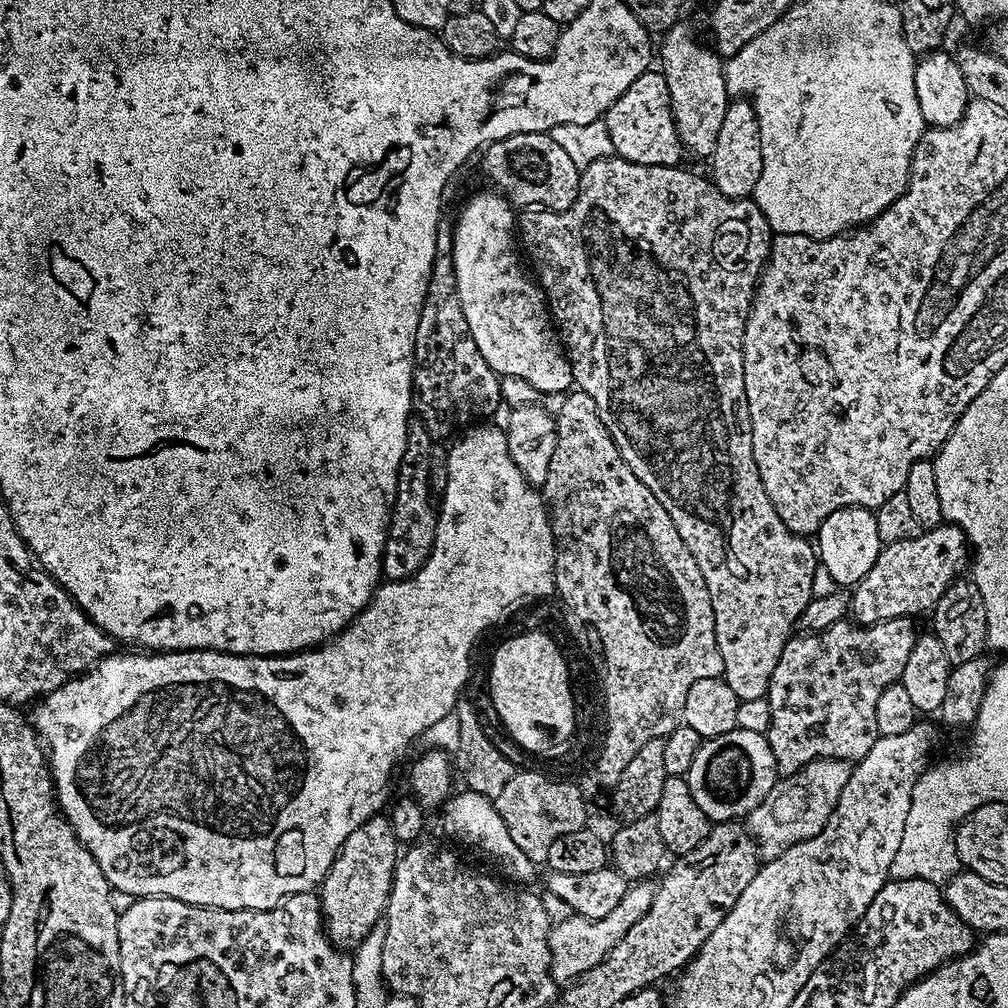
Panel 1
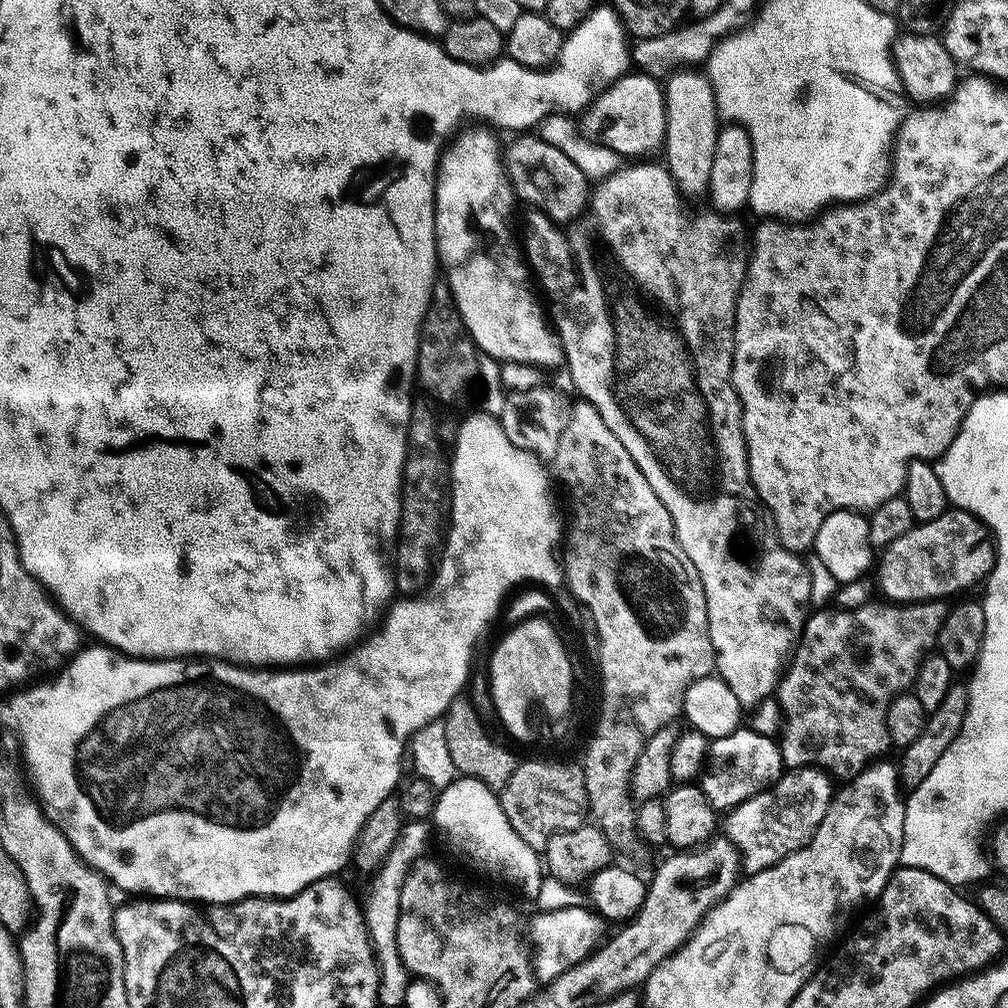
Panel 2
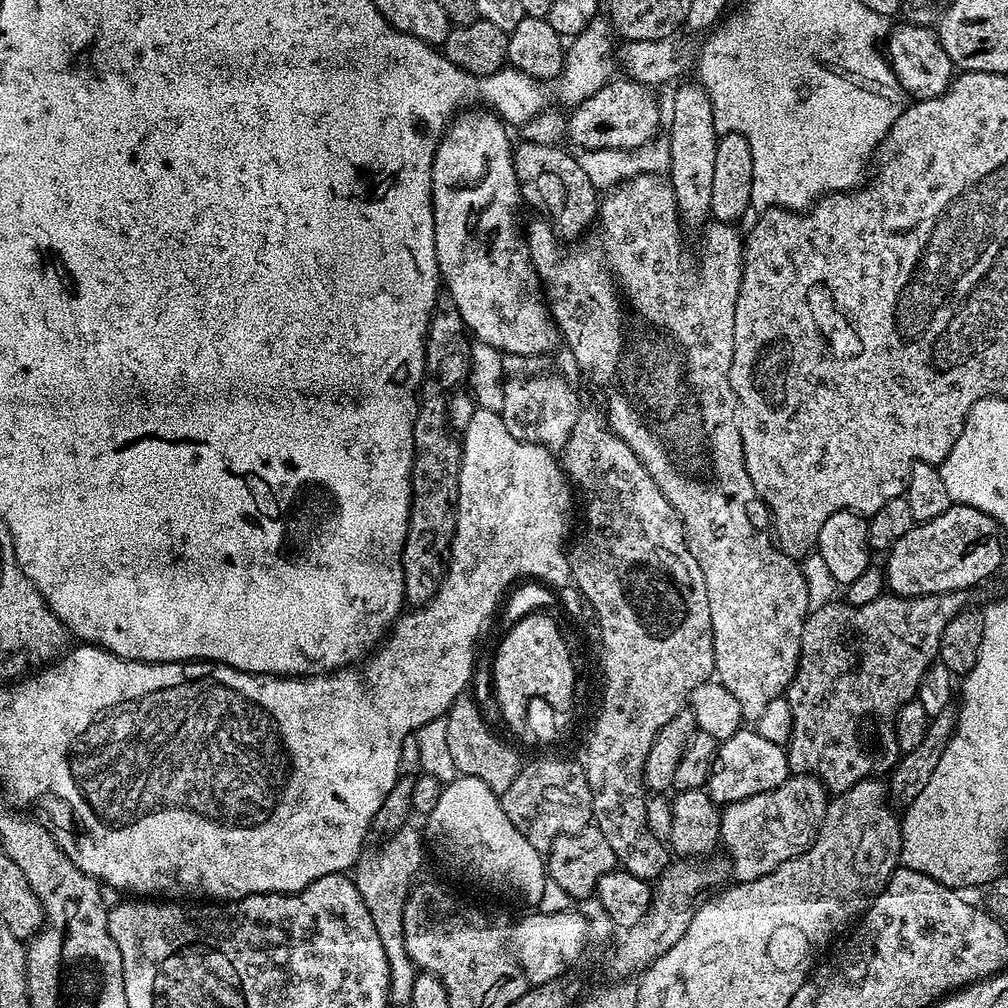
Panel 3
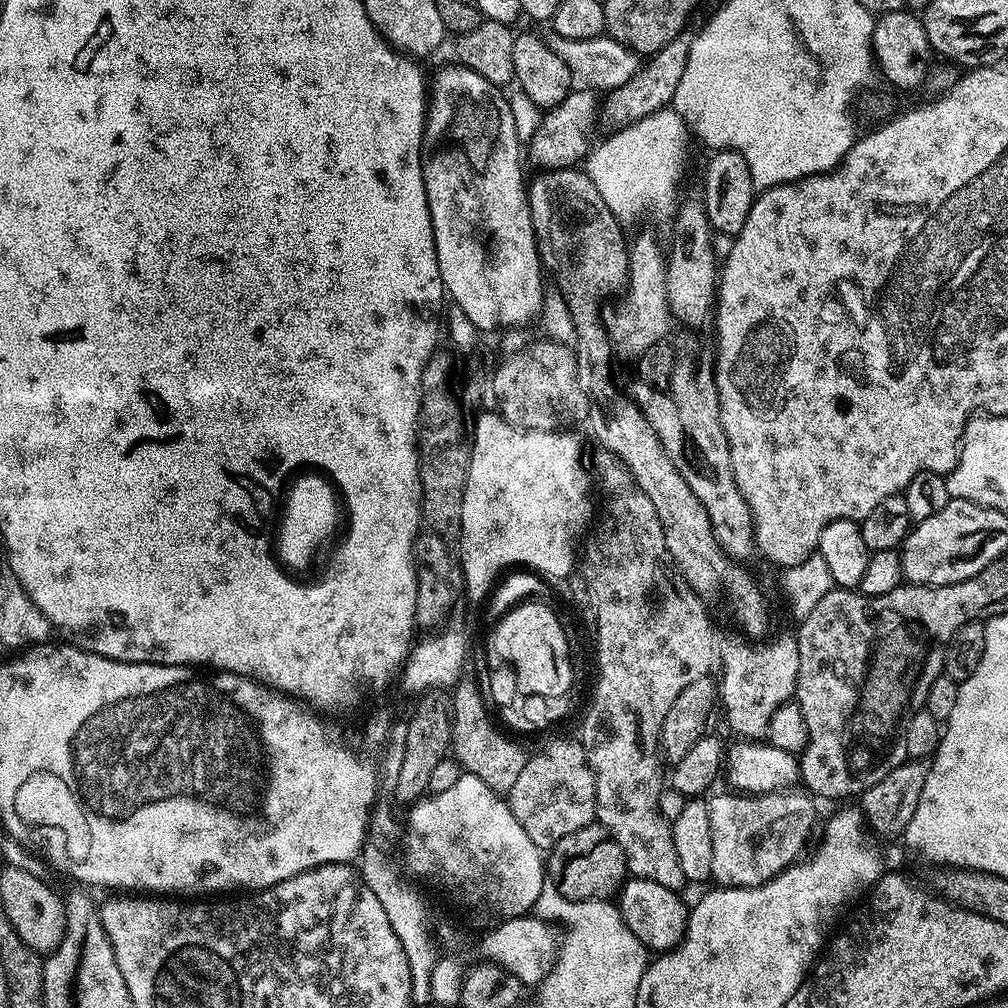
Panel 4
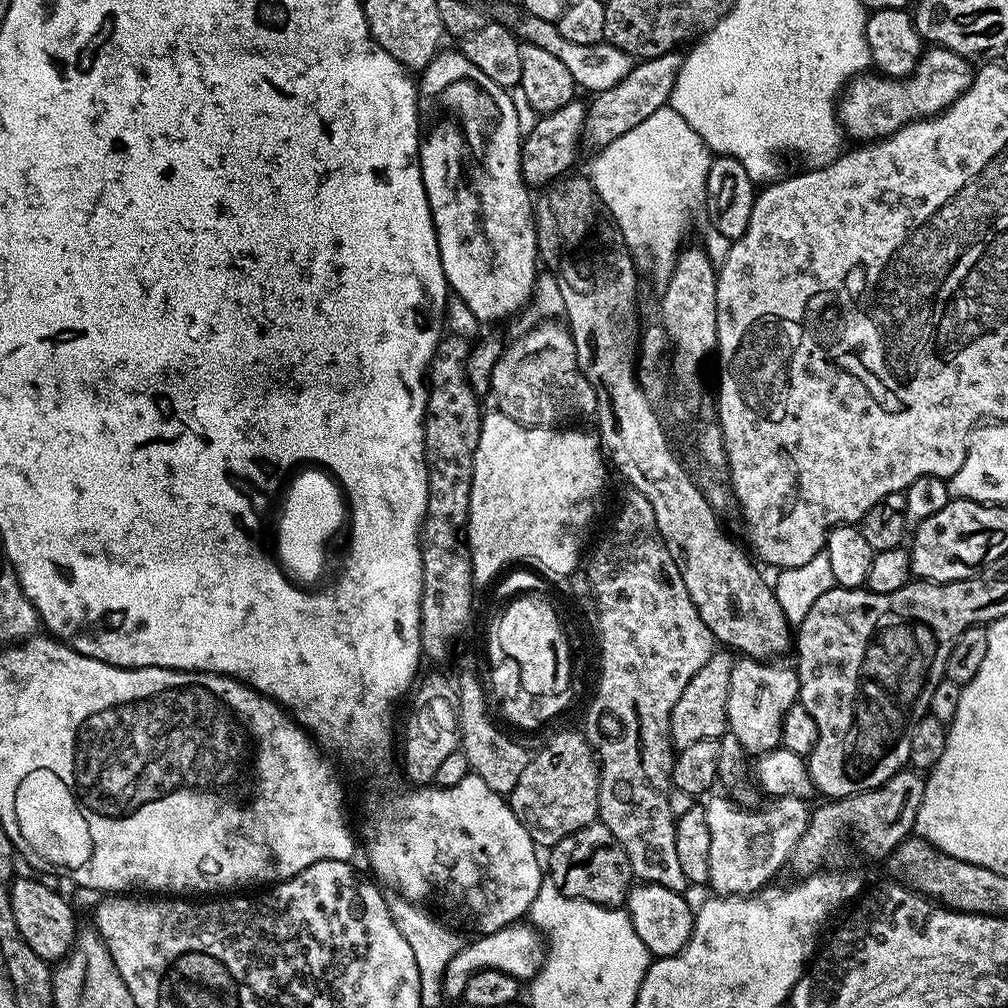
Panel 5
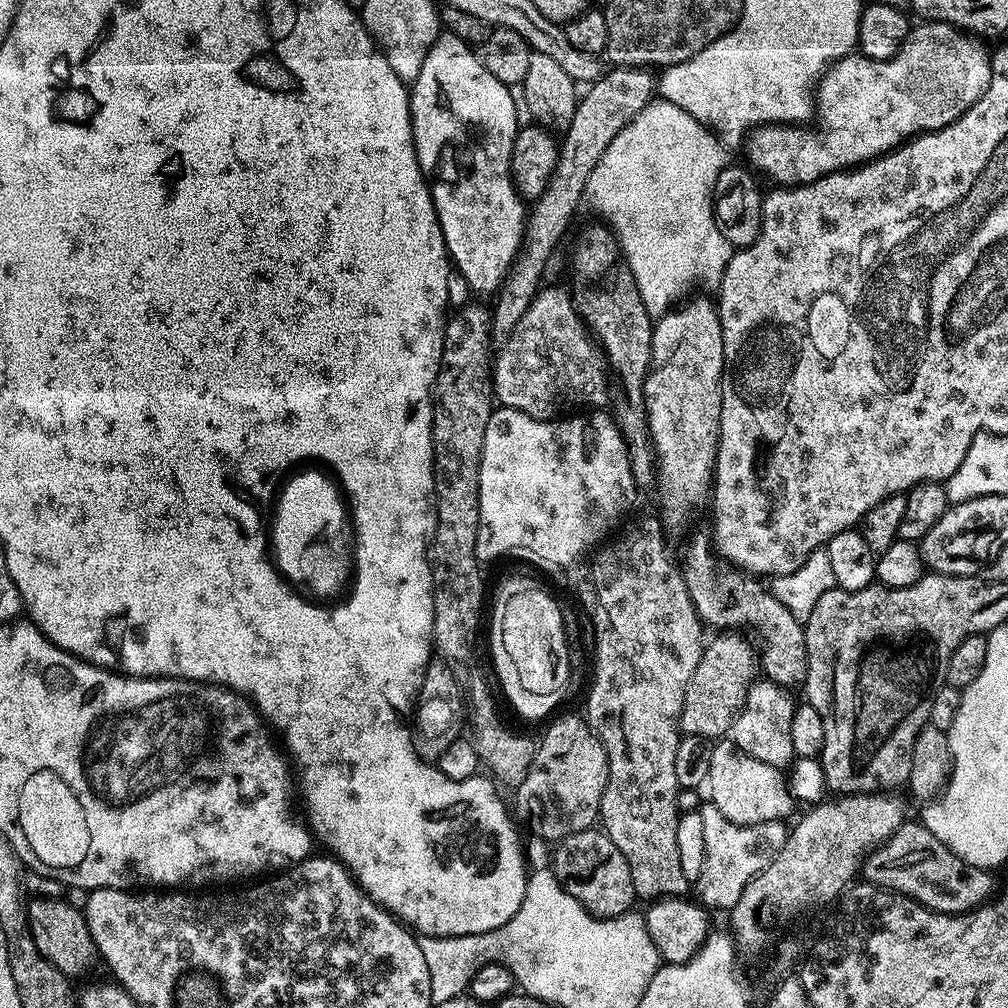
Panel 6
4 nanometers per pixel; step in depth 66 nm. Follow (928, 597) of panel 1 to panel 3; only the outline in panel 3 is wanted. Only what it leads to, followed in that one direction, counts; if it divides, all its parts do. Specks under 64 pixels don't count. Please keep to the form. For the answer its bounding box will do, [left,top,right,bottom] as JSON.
[883,503,1004,596]

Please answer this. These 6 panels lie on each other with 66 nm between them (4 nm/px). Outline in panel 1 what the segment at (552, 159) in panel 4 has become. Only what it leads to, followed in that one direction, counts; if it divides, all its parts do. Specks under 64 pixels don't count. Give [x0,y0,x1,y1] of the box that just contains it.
[602,70,682,166]

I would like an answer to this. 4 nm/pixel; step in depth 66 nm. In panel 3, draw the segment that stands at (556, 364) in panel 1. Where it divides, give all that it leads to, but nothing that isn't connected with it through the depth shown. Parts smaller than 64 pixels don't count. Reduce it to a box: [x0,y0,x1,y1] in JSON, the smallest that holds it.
[432,112,554,356]

